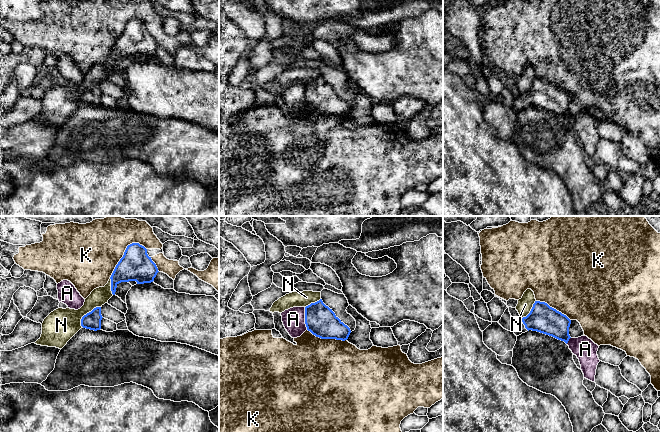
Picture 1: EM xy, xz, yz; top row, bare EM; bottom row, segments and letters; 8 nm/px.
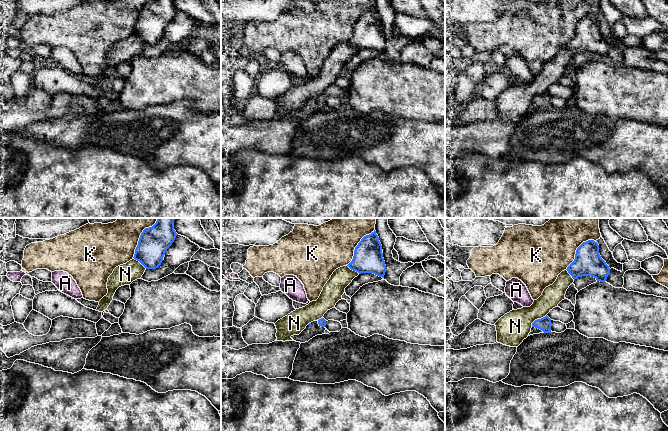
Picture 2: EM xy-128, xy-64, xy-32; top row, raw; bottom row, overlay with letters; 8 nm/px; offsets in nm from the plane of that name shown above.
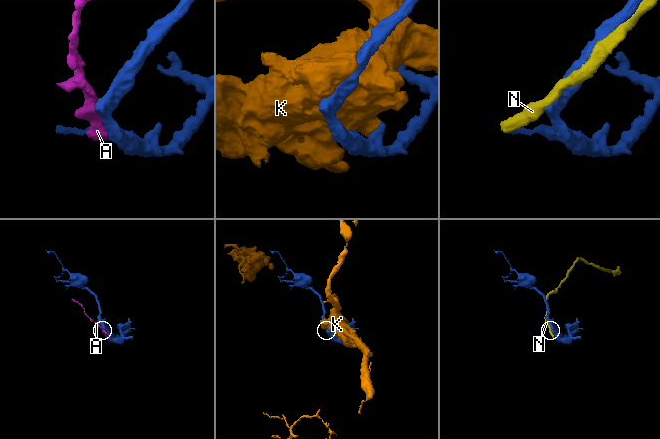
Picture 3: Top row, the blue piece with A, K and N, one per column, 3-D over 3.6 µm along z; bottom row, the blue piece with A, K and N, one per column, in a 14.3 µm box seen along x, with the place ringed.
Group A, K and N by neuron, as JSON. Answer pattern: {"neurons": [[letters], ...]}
{"neurons": [["A"], ["K"], ["N"]]}

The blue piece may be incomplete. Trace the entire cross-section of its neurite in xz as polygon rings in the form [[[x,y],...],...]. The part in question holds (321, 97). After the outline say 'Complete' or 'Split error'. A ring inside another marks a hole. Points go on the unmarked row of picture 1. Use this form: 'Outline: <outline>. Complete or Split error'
Outline: [[[322,75],[305,83],[305,100],[308,107],[321,115],[345,117],[351,109]]]. Complete

